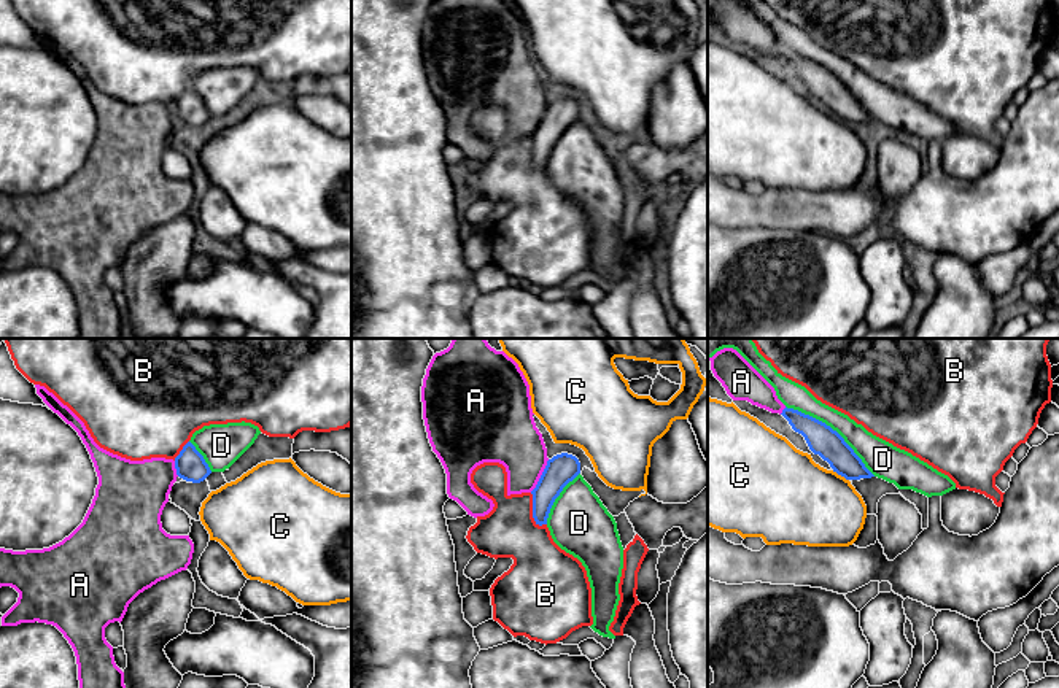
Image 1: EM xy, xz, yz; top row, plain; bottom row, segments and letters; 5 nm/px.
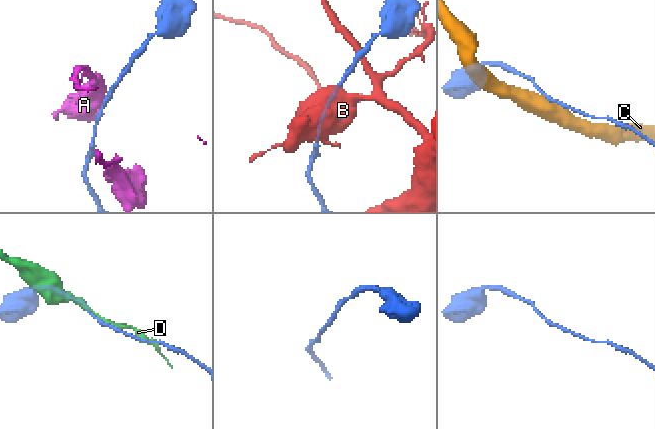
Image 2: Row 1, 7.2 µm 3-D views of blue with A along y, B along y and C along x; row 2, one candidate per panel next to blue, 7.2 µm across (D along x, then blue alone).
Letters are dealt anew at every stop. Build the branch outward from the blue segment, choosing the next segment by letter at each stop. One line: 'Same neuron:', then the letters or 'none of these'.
Same neuron: A

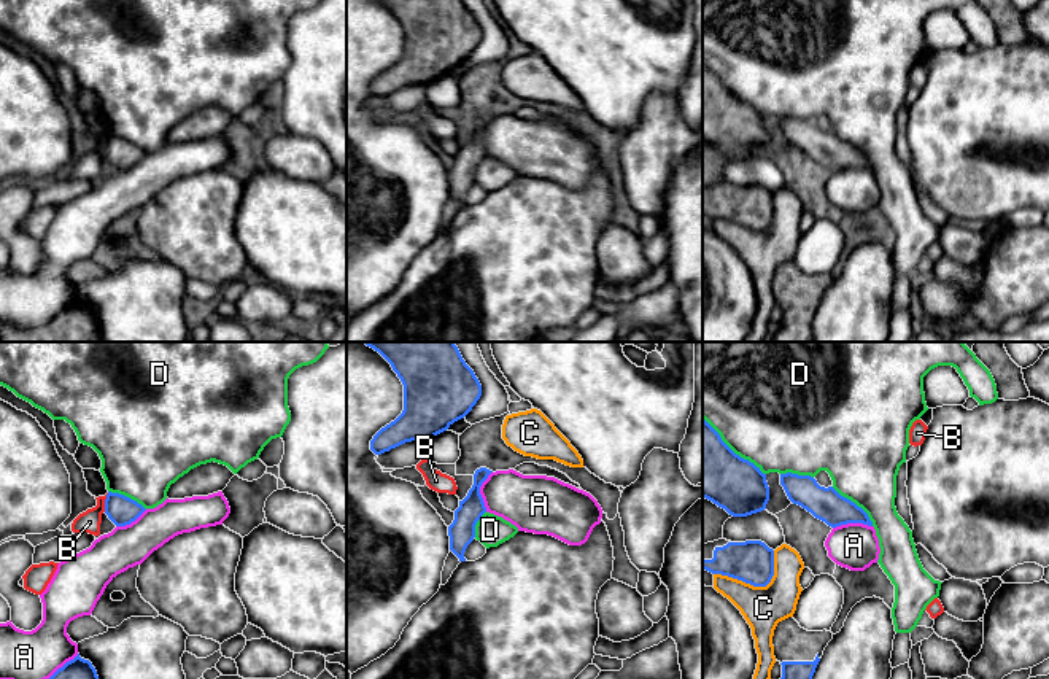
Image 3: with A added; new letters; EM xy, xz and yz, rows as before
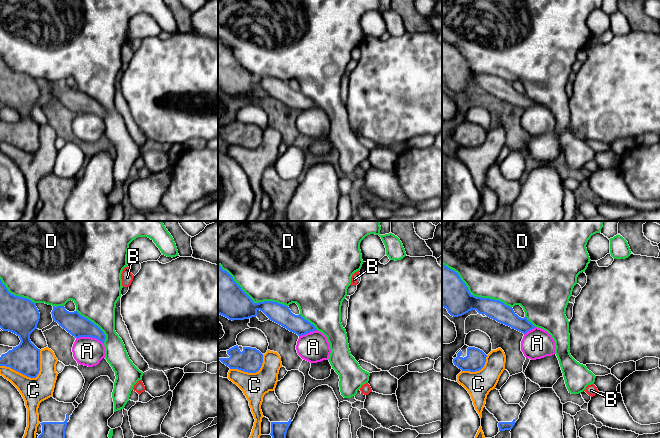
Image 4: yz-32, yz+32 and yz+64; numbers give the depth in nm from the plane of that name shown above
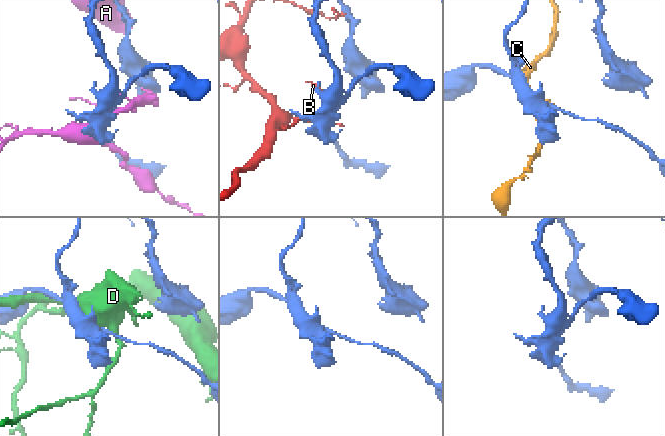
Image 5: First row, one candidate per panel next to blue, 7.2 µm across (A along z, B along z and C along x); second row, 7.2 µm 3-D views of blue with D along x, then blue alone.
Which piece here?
Same neuron: none of these

